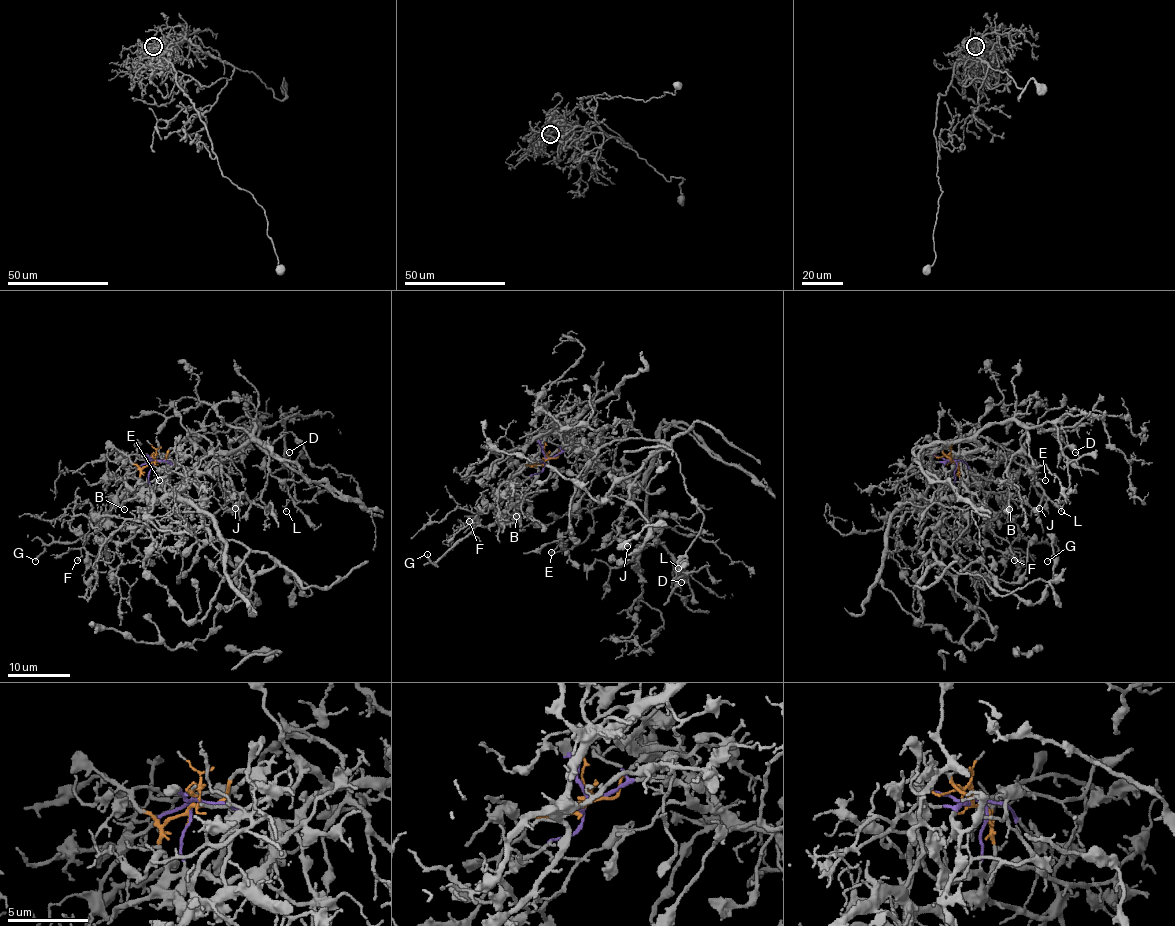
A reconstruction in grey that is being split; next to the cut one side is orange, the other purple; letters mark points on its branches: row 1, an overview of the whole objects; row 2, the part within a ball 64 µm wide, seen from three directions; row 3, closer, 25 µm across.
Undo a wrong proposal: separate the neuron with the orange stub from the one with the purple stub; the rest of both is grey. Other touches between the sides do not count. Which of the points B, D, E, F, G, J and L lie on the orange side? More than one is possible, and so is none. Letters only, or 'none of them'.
B, F, G

